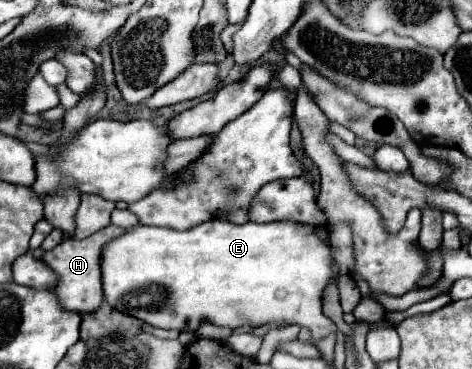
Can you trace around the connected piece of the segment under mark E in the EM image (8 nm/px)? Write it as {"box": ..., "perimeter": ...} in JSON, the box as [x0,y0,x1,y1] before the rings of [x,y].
{"box":[101,220,337,342],"perimeter":[[[209,220],[183,232],[165,226],[137,224],[103,246],[101,284],[103,298],[111,308],[157,328],[191,328],[195,332],[201,320],[229,328],[239,328],[243,324],[261,326],[267,322],[291,322],[309,328],[313,342],[317,342],[337,330],[321,310],[321,294],[331,280],[331,262],[331,248],[311,232],[311,226],[305,228],[297,222],[265,226],[247,222],[235,226],[225,220]]]}

